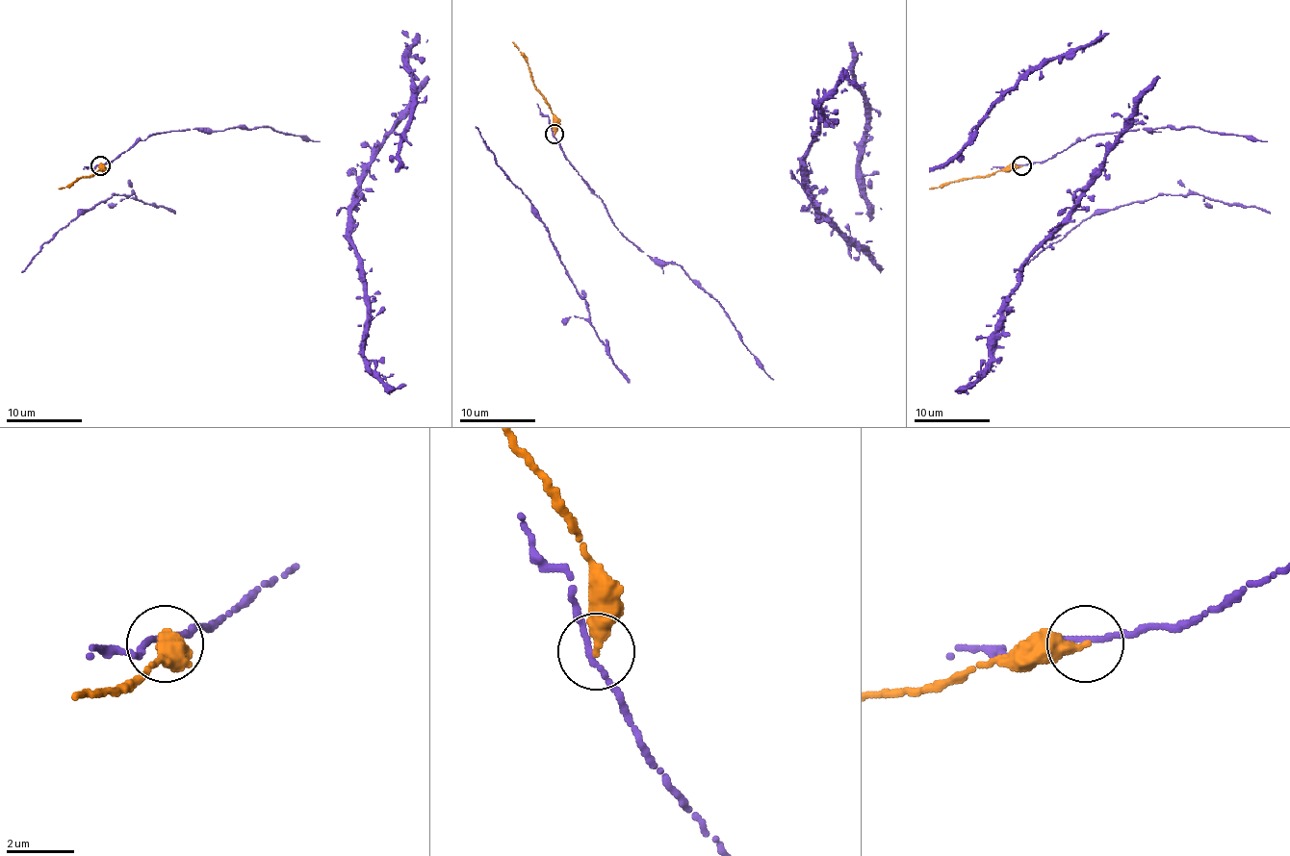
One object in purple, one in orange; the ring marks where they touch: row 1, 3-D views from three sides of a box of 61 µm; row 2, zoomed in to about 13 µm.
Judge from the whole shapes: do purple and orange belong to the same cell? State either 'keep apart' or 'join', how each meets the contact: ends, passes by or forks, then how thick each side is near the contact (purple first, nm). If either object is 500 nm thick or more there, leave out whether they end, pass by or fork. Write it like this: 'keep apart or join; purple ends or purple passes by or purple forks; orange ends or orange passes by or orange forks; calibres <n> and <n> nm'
join; purple passes by; orange ends; calibres 160 and 340 nm

